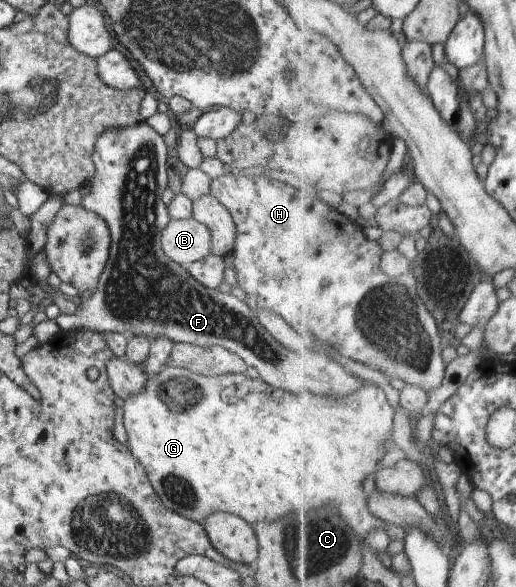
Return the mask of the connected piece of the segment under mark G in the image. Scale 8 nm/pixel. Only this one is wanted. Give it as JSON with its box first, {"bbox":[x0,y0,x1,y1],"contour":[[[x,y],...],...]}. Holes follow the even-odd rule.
{"bbox":[122,365,396,545],"contour":[[[166,365],[158,375],[154,375],[154,377],[145,377],[146,383],[144,383],[144,389],[140,391],[140,393],[136,393],[136,395],[130,395],[130,397],[126,397],[124,399],[124,403],[122,403],[122,409],[123,409],[123,427],[126,431],[126,445],[128,445],[128,451],[132,453],[132,457],[138,461],[138,463],[142,466],[142,469],[144,469],[146,473],[146,477],[148,481],[150,482],[150,485],[152,486],[152,489],[154,490],[154,493],[158,496],[158,499],[162,502],[162,505],[166,509],[169,509],[170,511],[174,511],[174,513],[178,513],[178,515],[182,515],[182,517],[186,517],[186,519],[190,519],[190,521],[194,521],[194,523],[199,523],[201,526],[204,523],[204,519],[208,517],[208,513],[212,513],[212,511],[228,511],[230,514],[233,514],[234,516],[240,517],[246,524],[248,524],[253,529],[253,525],[257,524],[258,521],[274,521],[274,519],[278,519],[278,517],[282,517],[282,515],[286,515],[286,513],[290,513],[290,511],[296,511],[296,509],[316,509],[316,507],[322,507],[322,505],[326,506],[332,506],[337,513],[355,530],[355,533],[359,536],[361,539],[362,545],[364,543],[362,542],[362,539],[365,535],[368,535],[372,529],[377,529],[383,534],[383,527],[384,527],[384,521],[382,519],[377,519],[369,509],[368,501],[366,498],[366,491],[364,491],[364,479],[368,477],[369,475],[376,476],[376,473],[381,469],[380,466],[378,466],[378,463],[380,463],[380,459],[386,455],[386,453],[389,452],[389,450],[392,448],[392,425],[394,425],[394,415],[396,415],[396,411],[394,409],[394,405],[390,405],[390,401],[386,401],[384,392],[381,388],[381,386],[376,385],[369,385],[366,384],[362,387],[359,391],[356,391],[356,393],[352,393],[351,396],[348,396],[348,398],[334,398],[332,396],[318,396],[317,394],[312,393],[300,393],[298,395],[290,395],[290,393],[284,393],[284,391],[280,391],[280,389],[272,389],[270,385],[266,385],[264,381],[260,381],[260,379],[248,379],[248,377],[244,377],[244,375],[220,375],[220,377],[196,377],[194,381],[190,379],[190,373],[188,371],[182,371],[182,369],[176,369],[176,367],[171,365]],[[198,389],[200,389],[200,393],[202,393],[202,397],[198,399]],[[198,399],[198,403],[194,405],[194,407],[190,407],[194,401]]]}

